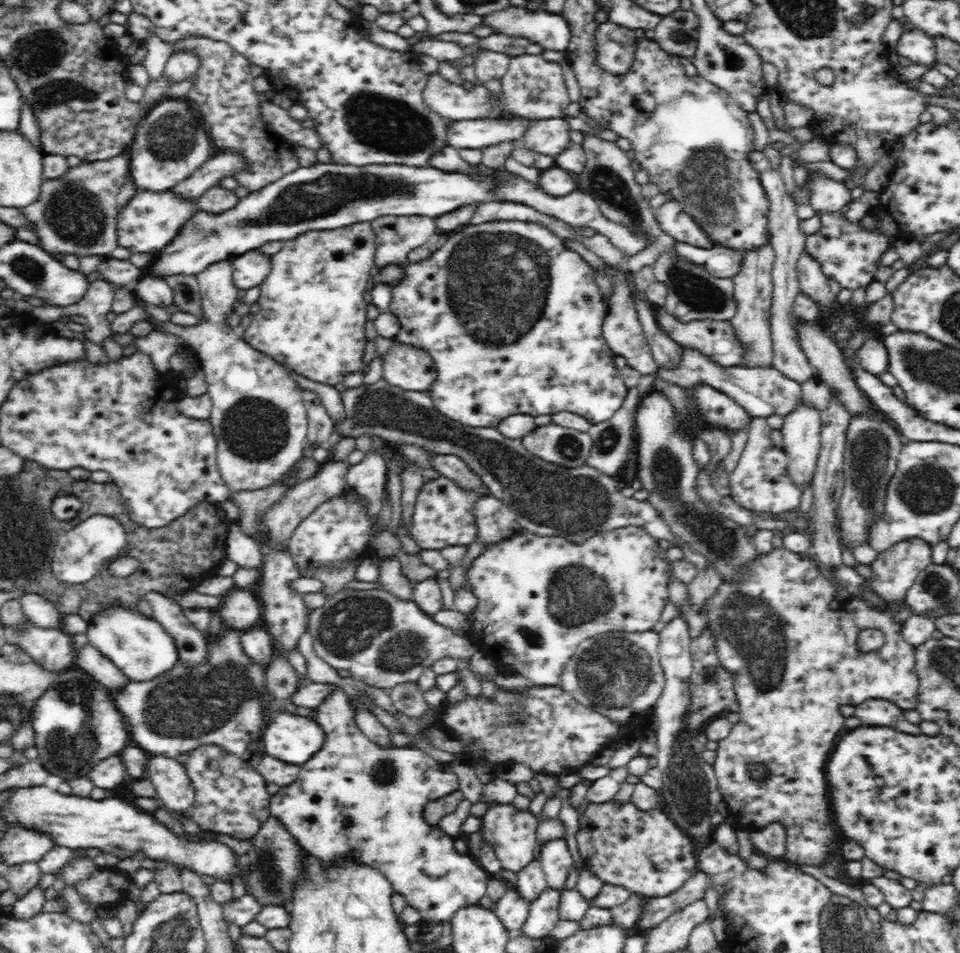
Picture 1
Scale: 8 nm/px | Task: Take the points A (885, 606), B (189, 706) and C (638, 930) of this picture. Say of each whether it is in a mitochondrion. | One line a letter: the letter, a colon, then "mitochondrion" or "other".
A: other
B: mitochondrion
C: other

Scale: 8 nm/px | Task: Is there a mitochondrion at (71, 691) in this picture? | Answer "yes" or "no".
yes

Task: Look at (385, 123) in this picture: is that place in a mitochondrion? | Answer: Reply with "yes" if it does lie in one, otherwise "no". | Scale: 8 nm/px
yes

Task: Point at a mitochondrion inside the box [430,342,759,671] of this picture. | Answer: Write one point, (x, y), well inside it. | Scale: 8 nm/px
(719, 538)

